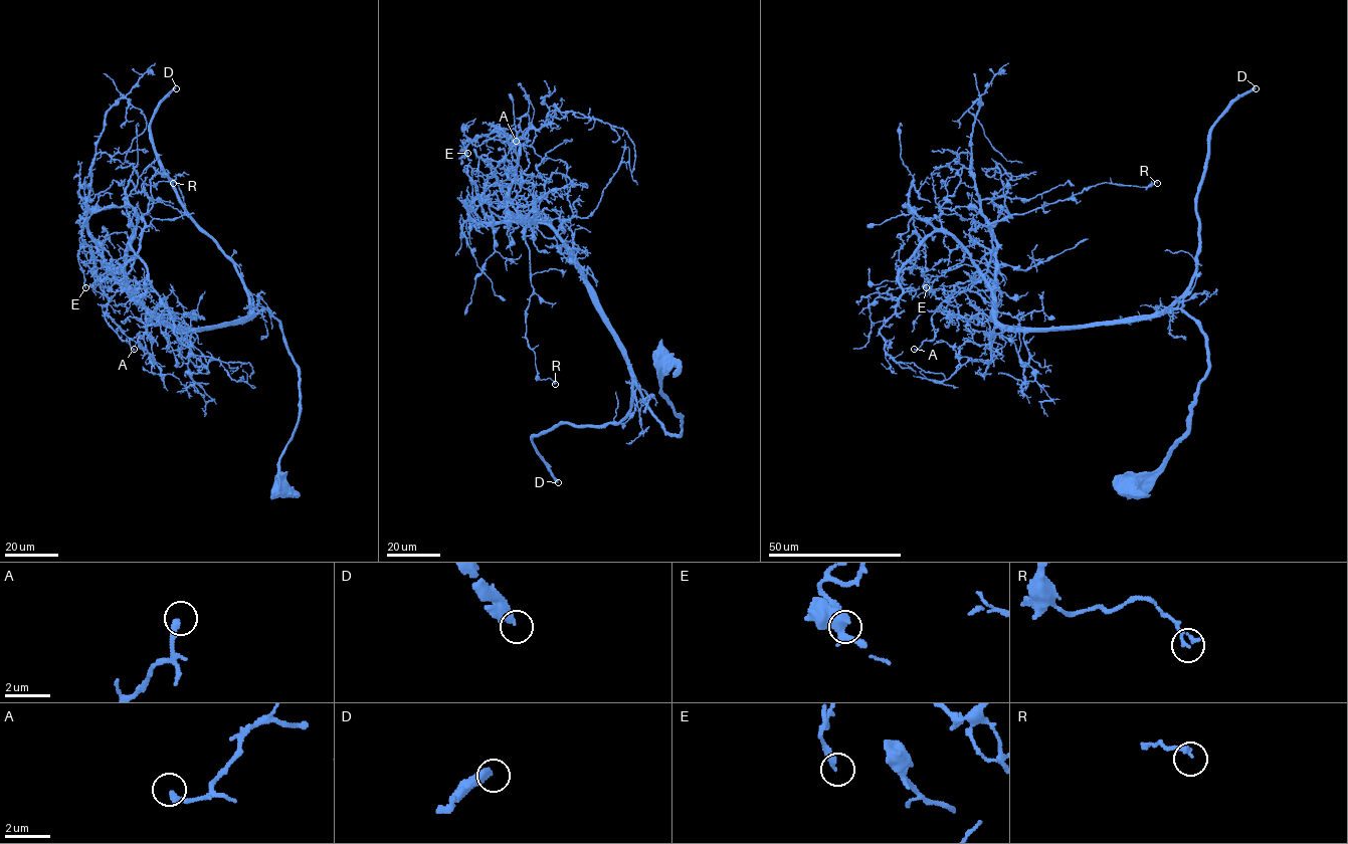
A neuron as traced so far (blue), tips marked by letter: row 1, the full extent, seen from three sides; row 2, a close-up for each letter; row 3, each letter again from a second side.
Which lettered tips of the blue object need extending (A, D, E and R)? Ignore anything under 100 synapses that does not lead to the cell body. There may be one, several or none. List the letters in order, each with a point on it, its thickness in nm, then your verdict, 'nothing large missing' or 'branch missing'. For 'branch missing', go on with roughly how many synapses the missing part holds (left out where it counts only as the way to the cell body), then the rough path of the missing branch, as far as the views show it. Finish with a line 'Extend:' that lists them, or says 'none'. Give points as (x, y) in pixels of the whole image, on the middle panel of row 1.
A: place (516, 141); calibre 280 nm; nothing large missing
D: place (558, 482); calibre 420 nm; branch missing; 2500 synapses
E: place (467, 153); calibre 280 nm; nothing large missing
R: place (555, 384); calibre 80 nm; nothing large missing
Extend: D

